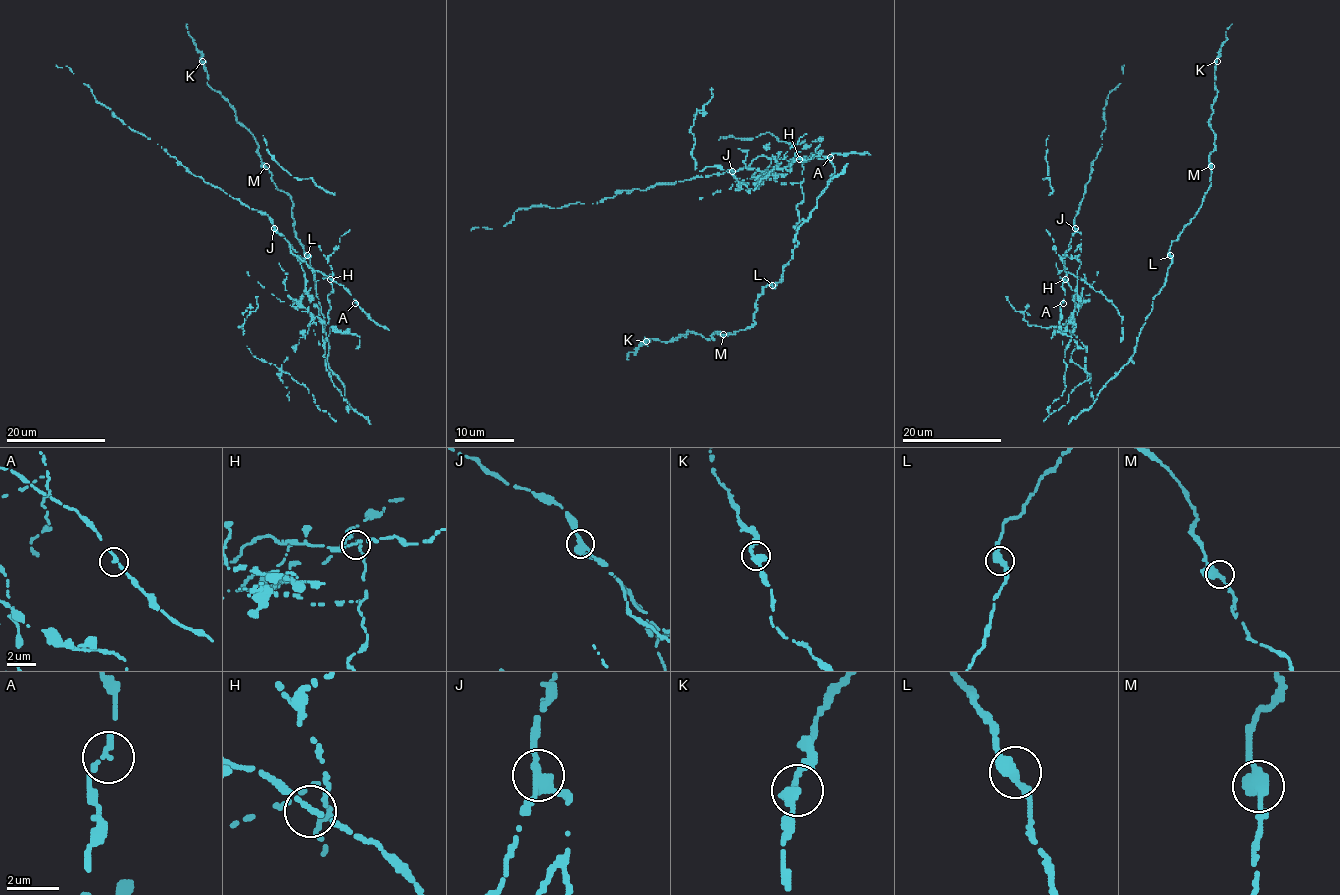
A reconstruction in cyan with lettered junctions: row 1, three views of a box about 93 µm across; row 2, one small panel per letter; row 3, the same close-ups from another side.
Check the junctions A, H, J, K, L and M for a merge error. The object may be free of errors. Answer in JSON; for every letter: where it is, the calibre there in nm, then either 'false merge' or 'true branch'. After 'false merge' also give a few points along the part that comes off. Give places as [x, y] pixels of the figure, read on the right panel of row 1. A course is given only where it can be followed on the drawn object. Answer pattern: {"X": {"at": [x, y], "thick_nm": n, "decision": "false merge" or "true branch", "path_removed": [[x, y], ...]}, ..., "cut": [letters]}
{"A": {"at": [1063, 303], "thick_nm": 320, "decision": "true branch"}, "H": {"at": [1065, 279], "thick_nm": 180, "decision": "true branch"}, "J": {"at": [1075, 228], "thick_nm": 320, "decision": "false merge"}, "K": {"at": [1217, 61], "thick_nm": 360, "decision": "true branch"}, "L": {"at": [1170, 255], "thick_nm": 360, "decision": "true branch"}, "M": {"at": [1211, 166], "thick_nm": 320, "decision": "true branch"}, "cut": ["J"]}

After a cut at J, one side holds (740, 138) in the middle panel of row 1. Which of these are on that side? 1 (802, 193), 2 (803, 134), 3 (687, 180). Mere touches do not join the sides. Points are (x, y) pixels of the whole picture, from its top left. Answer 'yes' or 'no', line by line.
1: yes
2: no
3: yes

